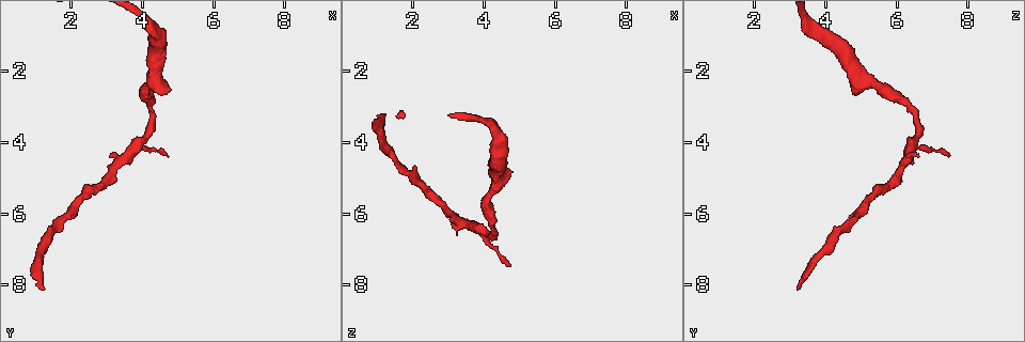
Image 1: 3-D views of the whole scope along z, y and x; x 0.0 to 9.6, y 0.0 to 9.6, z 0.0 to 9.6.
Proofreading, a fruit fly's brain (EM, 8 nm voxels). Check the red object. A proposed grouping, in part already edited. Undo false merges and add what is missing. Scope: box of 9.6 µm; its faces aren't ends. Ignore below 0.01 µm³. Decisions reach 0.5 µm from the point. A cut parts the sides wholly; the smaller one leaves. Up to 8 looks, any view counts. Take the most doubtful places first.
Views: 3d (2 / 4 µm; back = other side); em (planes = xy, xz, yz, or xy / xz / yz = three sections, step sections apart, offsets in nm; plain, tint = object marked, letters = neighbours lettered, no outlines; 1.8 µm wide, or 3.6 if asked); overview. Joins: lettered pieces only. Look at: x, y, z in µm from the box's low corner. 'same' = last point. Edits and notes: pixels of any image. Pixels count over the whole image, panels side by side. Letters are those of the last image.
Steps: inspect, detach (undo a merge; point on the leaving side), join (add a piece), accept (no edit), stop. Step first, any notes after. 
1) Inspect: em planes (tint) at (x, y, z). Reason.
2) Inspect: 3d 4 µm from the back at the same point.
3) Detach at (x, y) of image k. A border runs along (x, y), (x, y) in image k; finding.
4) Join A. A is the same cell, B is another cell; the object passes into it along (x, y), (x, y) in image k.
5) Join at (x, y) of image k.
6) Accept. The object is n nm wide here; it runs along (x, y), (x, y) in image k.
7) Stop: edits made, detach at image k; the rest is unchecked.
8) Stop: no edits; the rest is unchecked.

Inspect: 3d 2 µm at (1.25, 8.20, 3.25). End of a long branch.

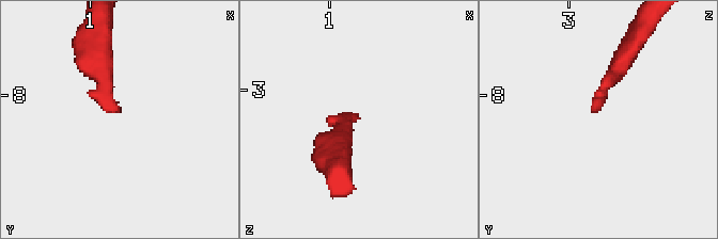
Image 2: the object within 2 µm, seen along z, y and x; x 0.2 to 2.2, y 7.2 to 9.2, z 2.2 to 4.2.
Inspect: em 3.6 µm xz step 16 (letters) at (1.22, 8.14, 3.26). Shape alone is not enough.

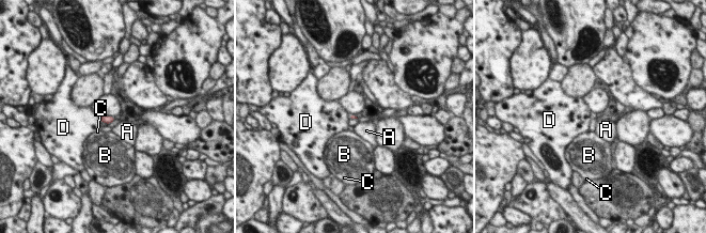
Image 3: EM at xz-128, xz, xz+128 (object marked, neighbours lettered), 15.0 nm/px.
Inspect: em 3.6 µm planes (letters) at the same point.

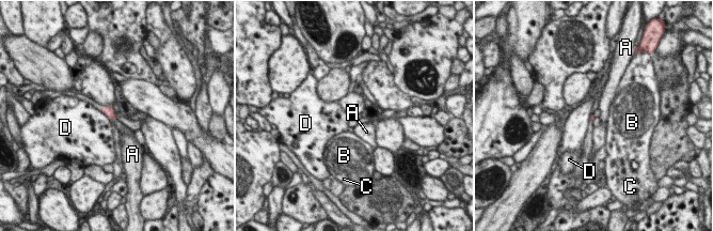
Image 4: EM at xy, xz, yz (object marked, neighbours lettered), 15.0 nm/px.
Accept. A, B, C and D are other cells; a border runs along (98, 110), (109, 120) in image 4; no lettered piece goes on from it.

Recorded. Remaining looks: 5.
Inspect: 3d 4 µm at (4.70, 4.40, 7.45). Tapers out.

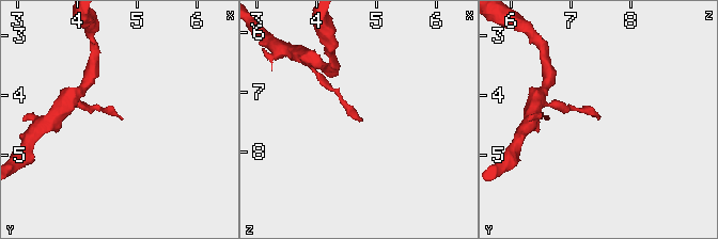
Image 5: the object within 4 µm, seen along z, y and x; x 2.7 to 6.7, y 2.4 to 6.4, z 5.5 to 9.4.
Inspect: em yz step 8 (tint) at (4.70, 4.40, 7.45).

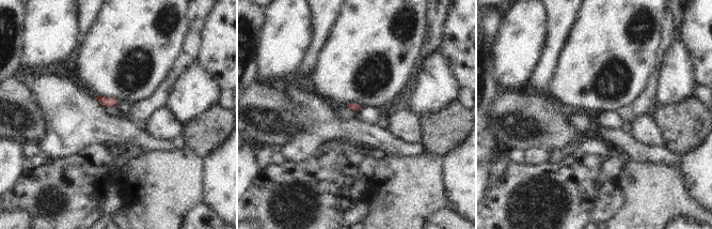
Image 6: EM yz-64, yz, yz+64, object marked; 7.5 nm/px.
Inspect: em xy step 4 (letters) at the same point.

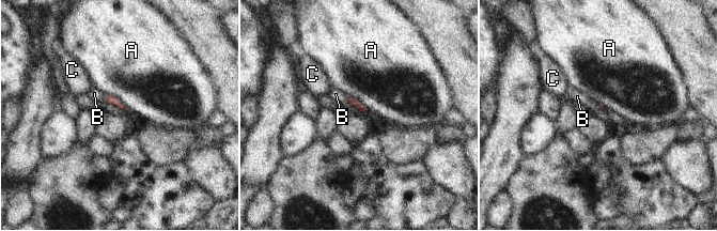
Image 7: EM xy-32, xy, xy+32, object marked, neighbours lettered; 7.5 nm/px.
Accept. A, B and C are other cells; a border runs along (346, 96), (351, 104) in image 7; no lettered piece goes on from it.

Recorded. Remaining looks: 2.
Stop: no edits; the rest is unchecked.

